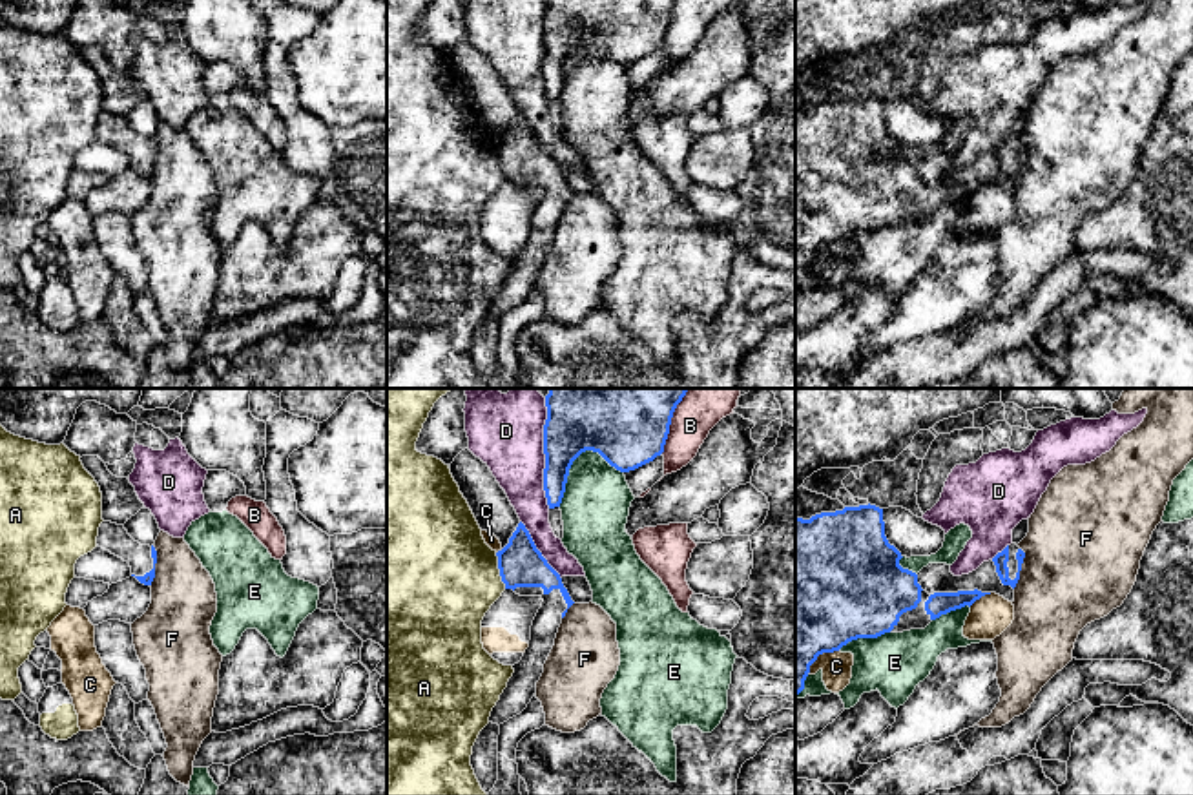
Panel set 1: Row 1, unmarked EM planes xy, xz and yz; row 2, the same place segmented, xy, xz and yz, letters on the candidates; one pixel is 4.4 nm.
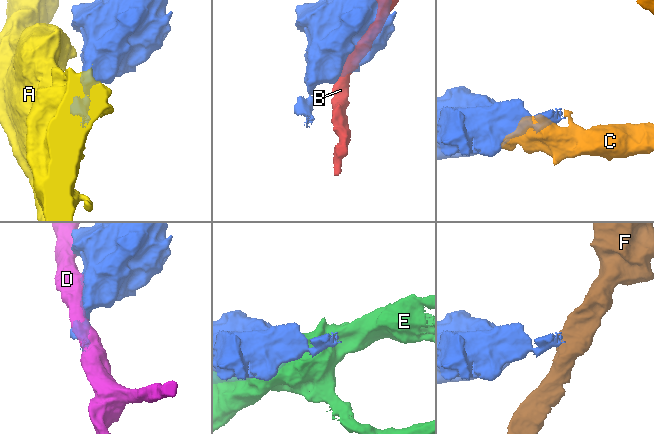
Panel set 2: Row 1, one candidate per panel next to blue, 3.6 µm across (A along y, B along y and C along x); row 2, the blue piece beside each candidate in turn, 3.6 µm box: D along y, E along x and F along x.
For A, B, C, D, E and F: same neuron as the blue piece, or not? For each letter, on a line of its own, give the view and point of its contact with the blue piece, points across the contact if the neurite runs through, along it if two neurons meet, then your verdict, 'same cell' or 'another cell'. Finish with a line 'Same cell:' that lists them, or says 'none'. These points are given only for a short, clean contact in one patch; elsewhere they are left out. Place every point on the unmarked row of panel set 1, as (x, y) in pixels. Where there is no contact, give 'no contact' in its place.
A: contact xz (500, 163); border xz (495, 144), (498, 166), (506, 179); another cell
B: contact xz (668, 22); another cell
C: contact yz (980, 188); another cell
D: contact xz (546, 50); another cell
E: contact xz (575, 50); another cell
F: contact xy (154, 157); border xy (154, 137), (155, 168), (150, 177); another cell
Same cell: none

